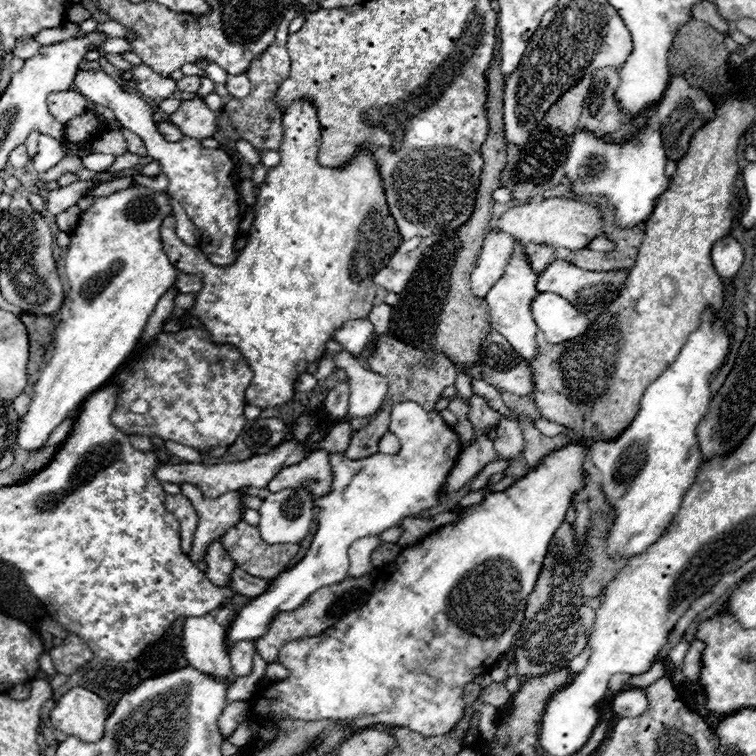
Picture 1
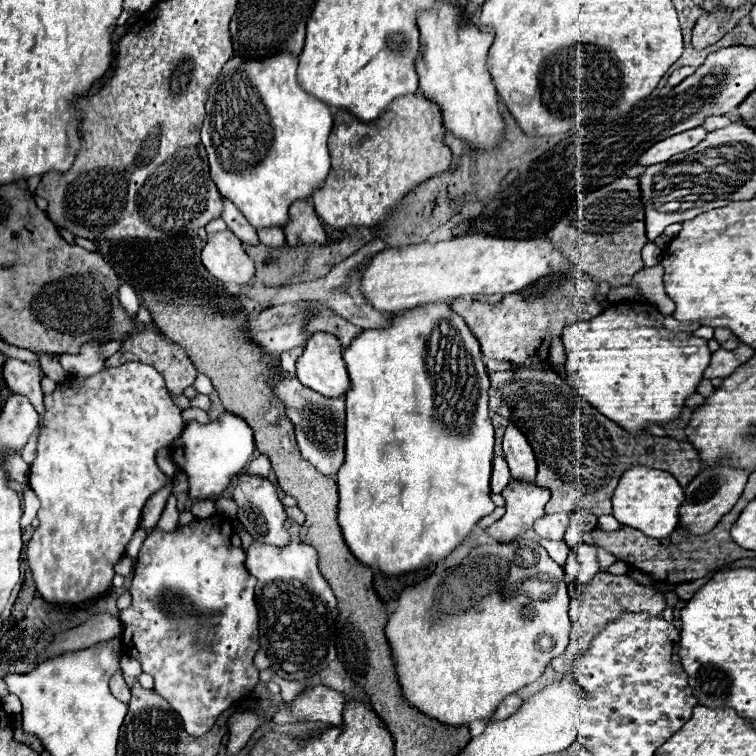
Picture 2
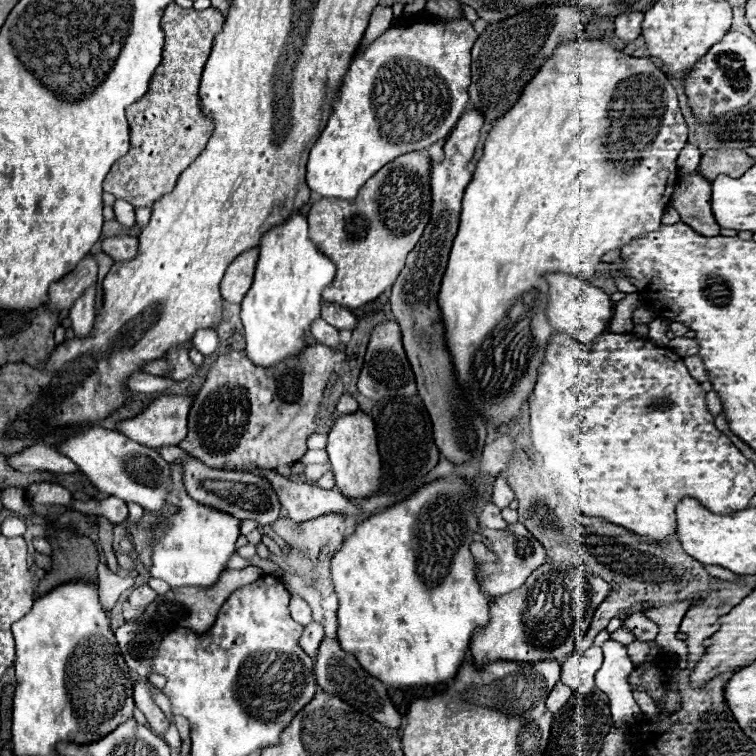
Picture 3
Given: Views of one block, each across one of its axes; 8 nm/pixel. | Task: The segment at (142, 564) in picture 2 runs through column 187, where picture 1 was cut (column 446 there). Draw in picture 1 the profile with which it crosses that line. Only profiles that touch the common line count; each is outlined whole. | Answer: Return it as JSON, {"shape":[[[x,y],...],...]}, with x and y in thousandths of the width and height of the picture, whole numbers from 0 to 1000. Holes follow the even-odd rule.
{"shape":[[[751,585],[751,590],[738,593],[728,601],[720,603],[720,608],[696,630],[683,635],[675,646],[667,651],[653,651],[643,653],[643,659],[635,667],[622,669],[619,677],[611,680],[611,688],[603,693],[590,693],[548,722],[534,725],[516,746],[503,751],[500,765],[497,765],[497,778],[487,794],[484,802],[479,802],[471,810],[458,812],[447,825],[437,828],[429,833],[423,841],[410,841],[410,844],[397,844],[384,852],[373,854],[373,862],[368,865],[368,876],[376,878],[384,886],[384,894],[378,899],[362,902],[352,910],[339,913],[333,921],[333,944],[344,952],[354,952],[360,947],[381,947],[381,950],[397,950],[397,952],[423,952],[423,950],[437,950],[437,952],[460,952],[463,958],[474,963],[489,963],[497,958],[511,958],[511,960],[540,960],[561,974],[579,974],[603,960],[603,955],[614,947],[614,907],[622,905],[632,892],[646,889],[656,873],[661,873],[680,852],[680,841],[685,839],[690,820],[693,820],[693,804],[696,794],[706,780],[706,772],[712,767],[720,735],[725,730],[725,720],[733,709],[733,704],[741,698],[741,693],[749,688],[749,677],[757,669],[759,656],[772,646],[772,603],[775,603],[775,590],[767,585]]]}

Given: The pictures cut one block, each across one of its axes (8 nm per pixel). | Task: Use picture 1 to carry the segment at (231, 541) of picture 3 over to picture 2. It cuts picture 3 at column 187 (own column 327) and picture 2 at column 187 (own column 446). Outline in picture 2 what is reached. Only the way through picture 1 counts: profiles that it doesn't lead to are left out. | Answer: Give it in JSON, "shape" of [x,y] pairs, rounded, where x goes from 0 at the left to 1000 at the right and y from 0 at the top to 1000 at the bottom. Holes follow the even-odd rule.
{"shape":[[[299,542],[296,548],[291,548],[288,556],[278,561],[246,561],[241,577],[230,582],[222,595],[233,616],[249,630],[251,659],[272,661],[278,656],[291,656],[291,651],[299,648],[299,643],[304,640],[307,630],[312,630],[312,624],[331,614],[331,603],[336,598],[336,577],[333,566],[317,550]]]}

